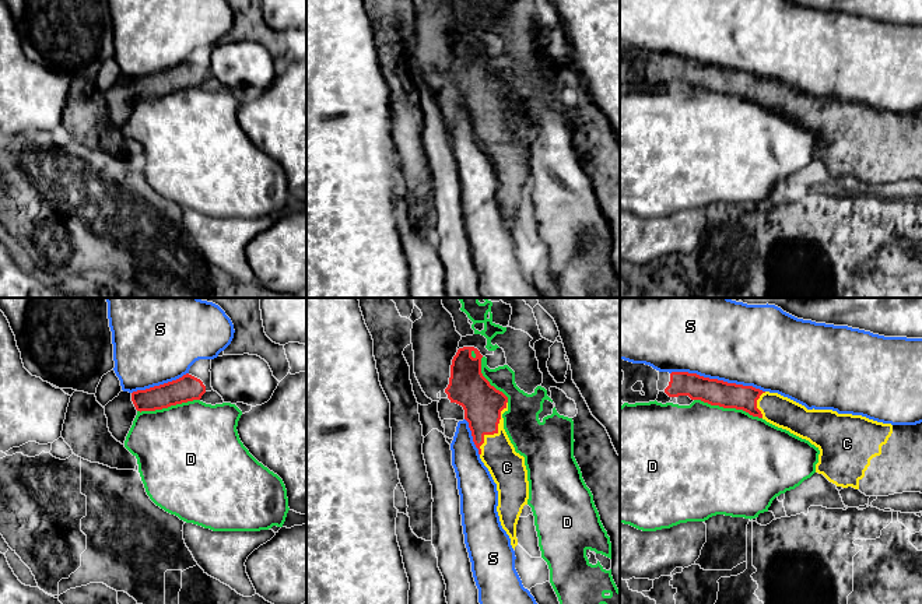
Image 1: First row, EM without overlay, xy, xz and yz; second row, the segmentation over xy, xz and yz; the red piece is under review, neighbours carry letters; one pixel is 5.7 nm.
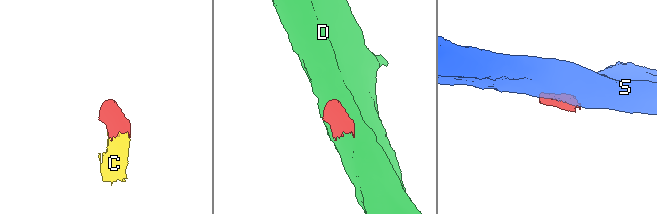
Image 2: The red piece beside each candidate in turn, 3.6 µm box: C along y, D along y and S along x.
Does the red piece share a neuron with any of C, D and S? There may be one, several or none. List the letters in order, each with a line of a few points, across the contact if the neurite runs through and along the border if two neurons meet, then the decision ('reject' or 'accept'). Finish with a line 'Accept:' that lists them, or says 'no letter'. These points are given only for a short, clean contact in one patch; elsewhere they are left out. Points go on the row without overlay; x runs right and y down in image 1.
C: line xz (483, 90), (484, 106), (495, 119), (495, 137), (507, 154); accept
D: reject
S: reject
Accept: C

